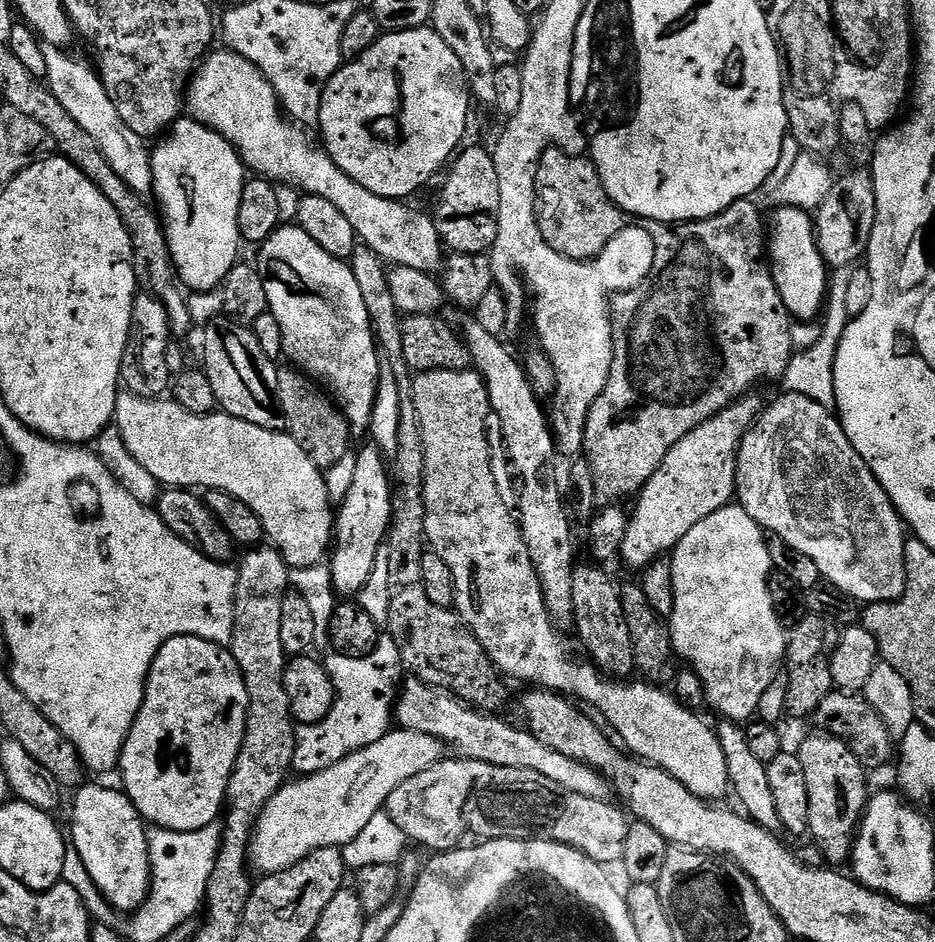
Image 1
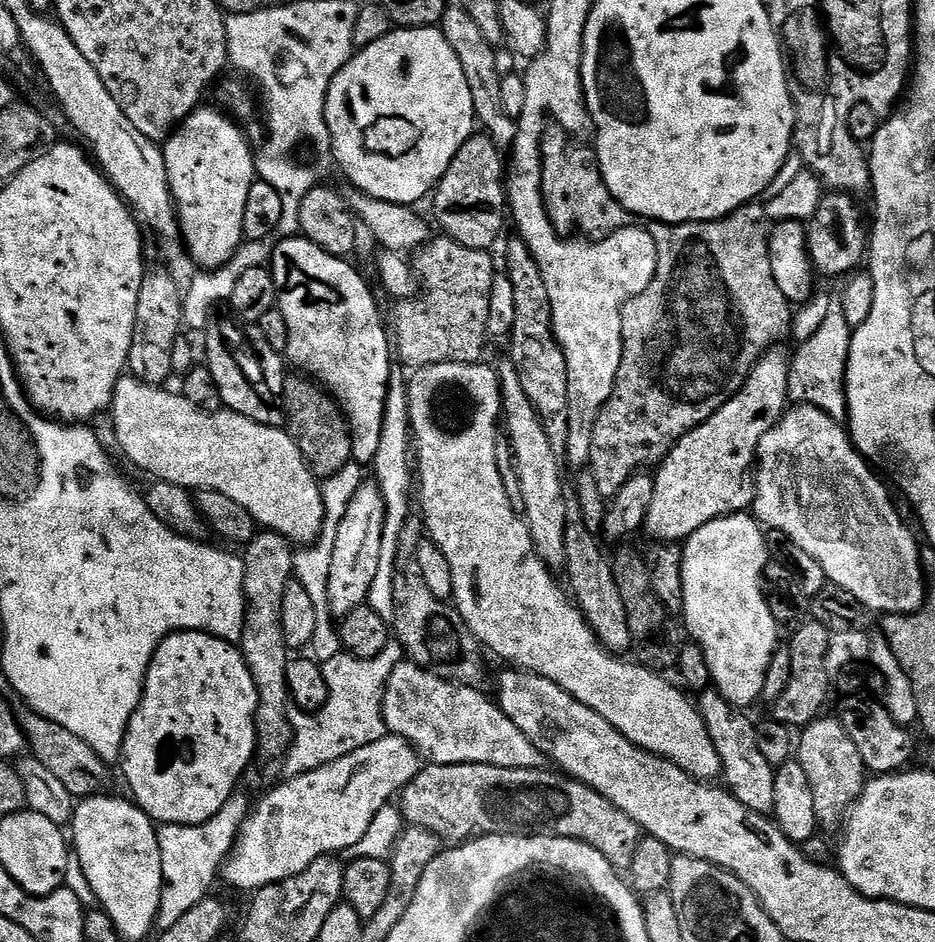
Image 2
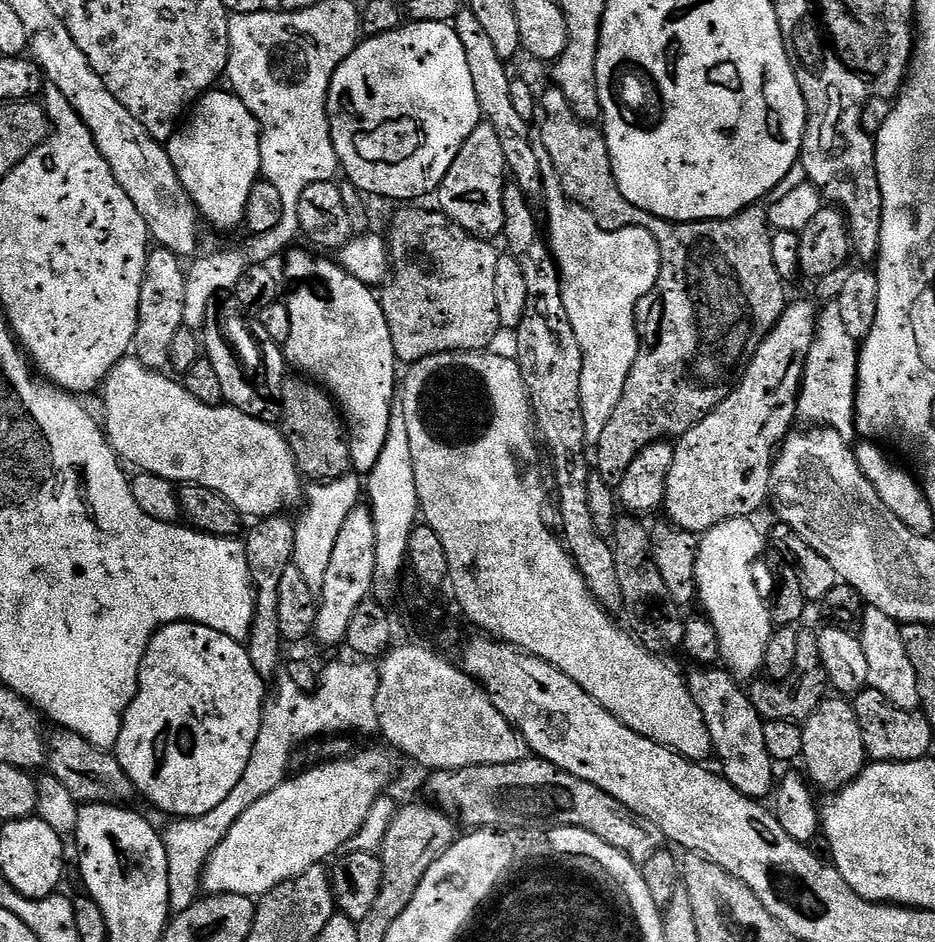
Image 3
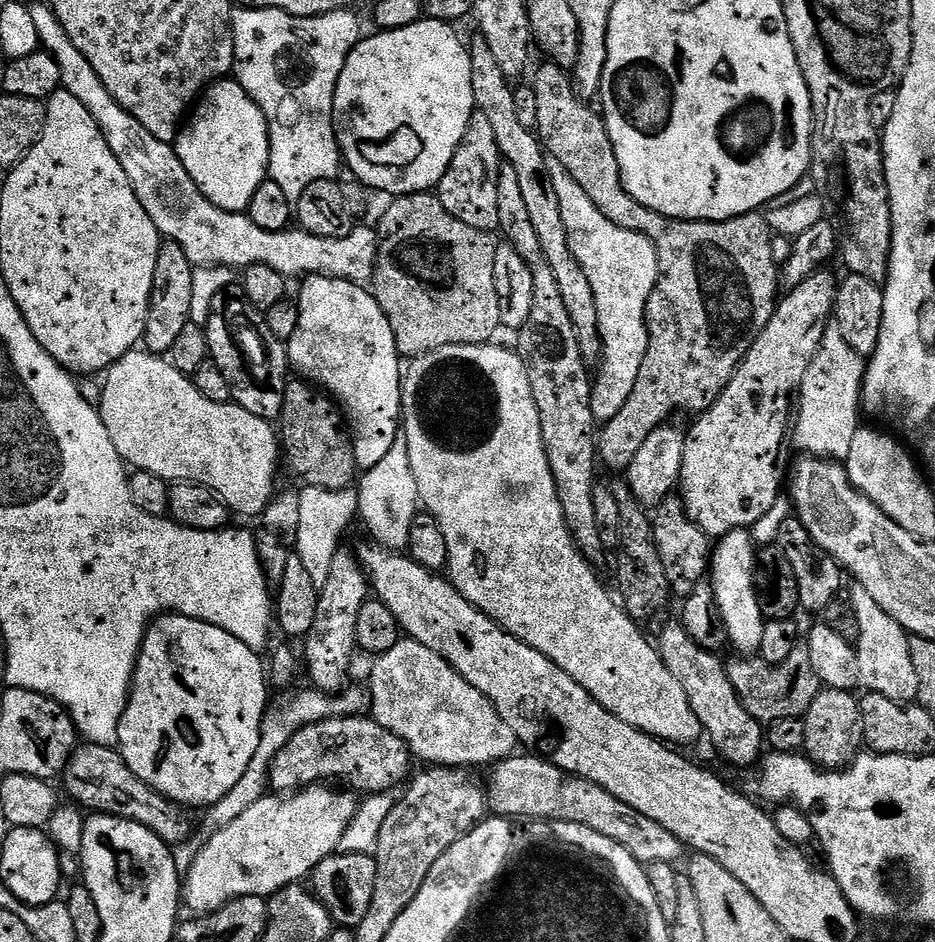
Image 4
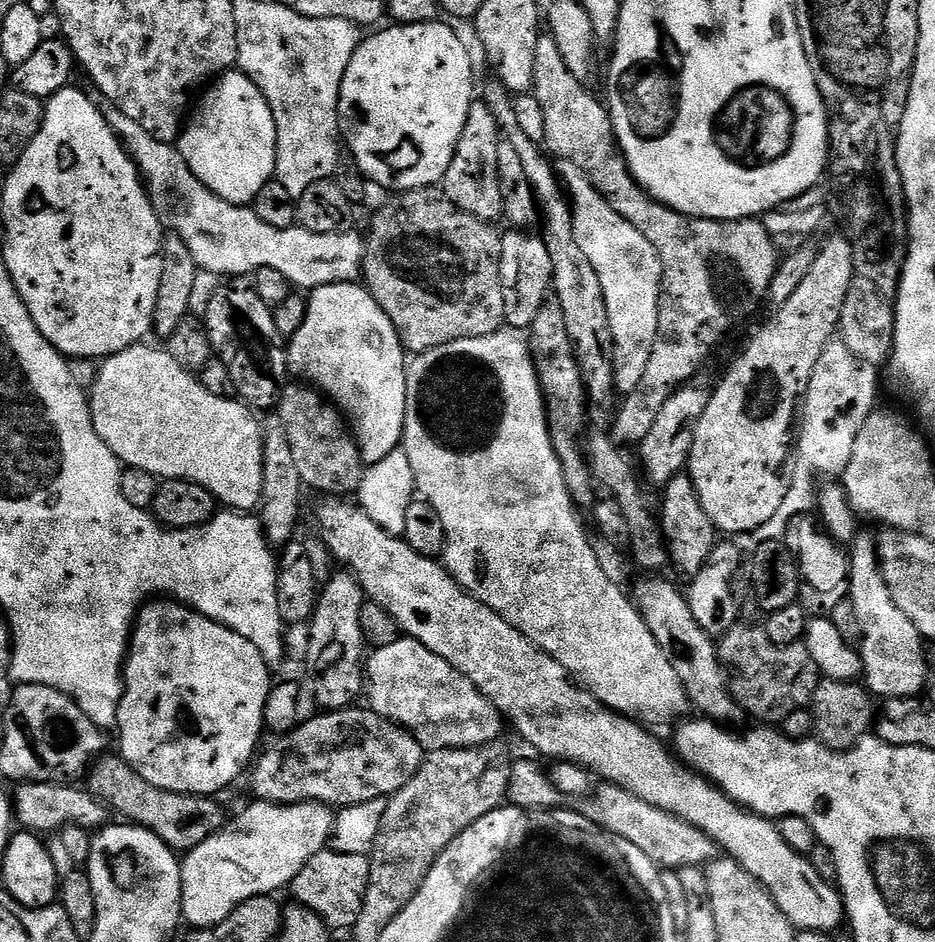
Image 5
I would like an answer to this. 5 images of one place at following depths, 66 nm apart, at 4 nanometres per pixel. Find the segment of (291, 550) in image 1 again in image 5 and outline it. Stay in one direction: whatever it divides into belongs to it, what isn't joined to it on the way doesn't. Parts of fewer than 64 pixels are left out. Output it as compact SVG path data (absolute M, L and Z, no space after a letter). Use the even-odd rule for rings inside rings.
M148 342L138 343L133 348L127 348L118 354L107 357L100 366L100 373L97 374L96 381L92 384L92 392L90 388L92 421L94 422L94 430L102 438L102 442L106 442L106 446L110 446L112 453L120 459L121 465L146 470L151 476L164 480L194 482L198 486L210 490L210 494L216 497L217 501L228 510L248 514L253 511L252 507L255 504L257 507L261 503L264 494L264 433L261 421L259 419L256 421L252 417L255 415L239 399L210 394L210 390L206 390L193 373L188 372L182 366L178 366L178 362L174 362L174 358L169 352L163 347L151 348Z

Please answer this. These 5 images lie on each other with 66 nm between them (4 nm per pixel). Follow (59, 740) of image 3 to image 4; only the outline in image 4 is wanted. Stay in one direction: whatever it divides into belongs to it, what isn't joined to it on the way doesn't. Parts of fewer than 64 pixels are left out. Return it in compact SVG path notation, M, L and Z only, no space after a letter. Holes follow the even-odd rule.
M81 743L68 759L68 764L62 773L63 780L65 790L73 796L69 797L81 809L92 814L117 816L123 820L138 822L138 826L146 826L146 830L162 838L162 842L166 845L189 843L193 839L192 831L198 828L197 818L195 820L192 817L195 816L193 809L167 800L162 794L146 786L146 782L142 782L142 778L138 778L138 774L134 774L134 770L126 766L126 762L115 747Z

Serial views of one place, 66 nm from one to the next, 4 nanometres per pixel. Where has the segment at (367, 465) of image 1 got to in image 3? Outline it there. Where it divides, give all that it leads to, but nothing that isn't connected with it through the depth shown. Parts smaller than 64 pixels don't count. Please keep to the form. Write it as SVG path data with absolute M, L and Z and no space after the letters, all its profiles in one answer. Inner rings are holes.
M357 506L350 510L346 523L338 534L326 578L322 578L322 590L318 593L315 639L324 644L341 644L350 630L350 618L362 602L373 595L376 582L376 531L371 507Z

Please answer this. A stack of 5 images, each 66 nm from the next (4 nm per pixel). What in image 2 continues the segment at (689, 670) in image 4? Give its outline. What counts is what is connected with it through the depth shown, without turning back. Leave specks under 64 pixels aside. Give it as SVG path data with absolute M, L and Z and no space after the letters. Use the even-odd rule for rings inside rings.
M715 690L699 693L698 707L700 717L706 722L710 742L714 742L714 750L718 750L720 771L727 791L750 810L765 814L774 813L776 768L770 762L766 762L766 757L758 751L756 724L748 717L749 713L726 702L726 698L722 698L722 694Z

